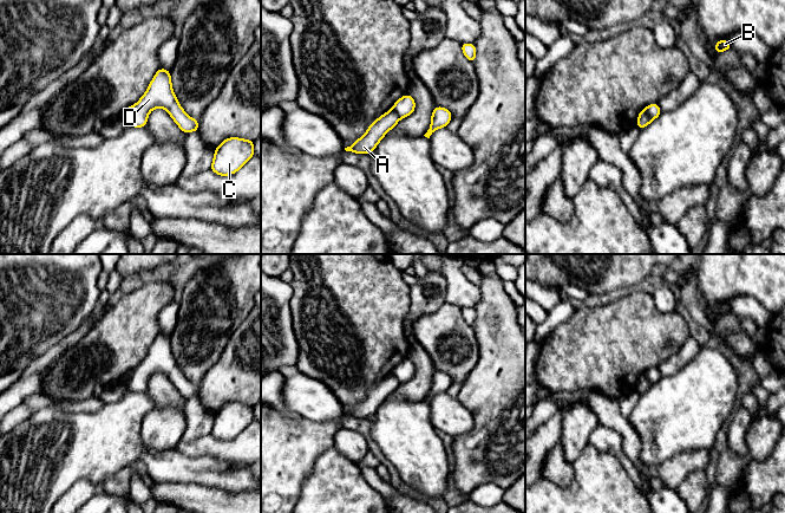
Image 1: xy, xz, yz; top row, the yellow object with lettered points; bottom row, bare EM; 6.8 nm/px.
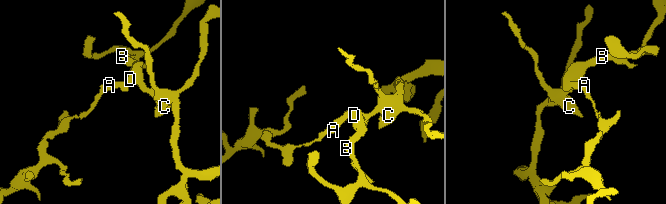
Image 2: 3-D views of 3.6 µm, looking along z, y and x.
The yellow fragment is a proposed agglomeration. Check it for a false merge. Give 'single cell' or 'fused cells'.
fused cells

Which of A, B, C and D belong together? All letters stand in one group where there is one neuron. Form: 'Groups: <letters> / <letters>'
Groups: A / B C D

